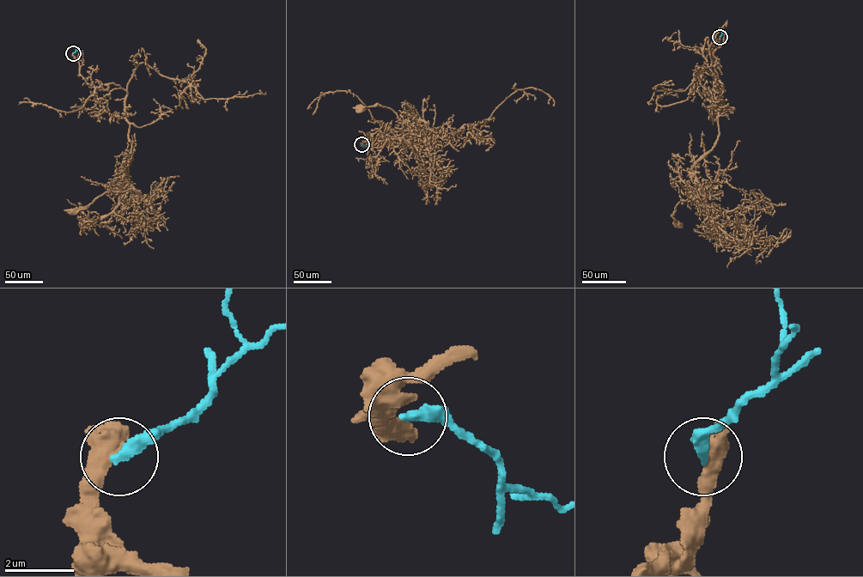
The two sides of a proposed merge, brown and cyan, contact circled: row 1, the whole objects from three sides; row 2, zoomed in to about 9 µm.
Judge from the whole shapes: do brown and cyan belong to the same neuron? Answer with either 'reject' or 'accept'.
reject

